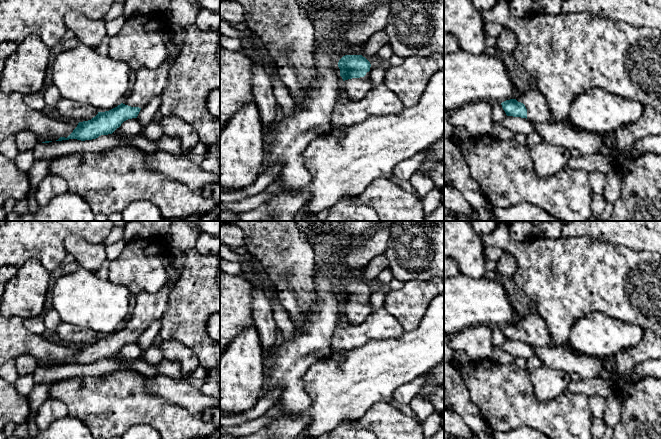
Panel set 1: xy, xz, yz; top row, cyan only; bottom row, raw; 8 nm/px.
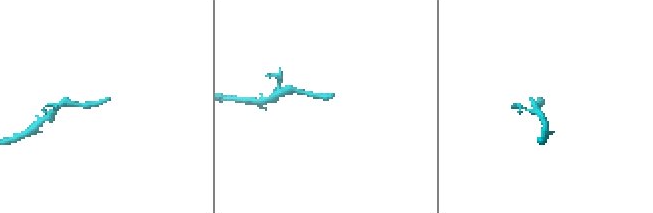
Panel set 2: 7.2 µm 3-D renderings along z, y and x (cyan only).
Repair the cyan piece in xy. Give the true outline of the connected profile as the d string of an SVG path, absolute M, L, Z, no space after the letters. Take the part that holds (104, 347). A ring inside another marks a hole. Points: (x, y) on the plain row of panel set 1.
M170 246L168 254L164 257L164 267L169 275L169 282L157 292L139 292L135 296L136 303L132 313L120 329L109 335L98 336L91 344L79 346L67 362L60 361L56 365L96 363L101 359L112 358L124 345L137 342L140 334L152 322L160 320L168 309L169 296L182 273L184 257L185 252Z

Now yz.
M533 305L515 323L501 329L507 340L526 342L533 347L553 346L545 320Z

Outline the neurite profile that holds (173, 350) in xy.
M159 339L157 342L161 348L163 359L179 363L184 379L190 377L193 371L200 366L198 357L179 341Z

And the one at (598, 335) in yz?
M594 312L572 325L567 345L574 353L604 359L636 346L642 337L639 326Z

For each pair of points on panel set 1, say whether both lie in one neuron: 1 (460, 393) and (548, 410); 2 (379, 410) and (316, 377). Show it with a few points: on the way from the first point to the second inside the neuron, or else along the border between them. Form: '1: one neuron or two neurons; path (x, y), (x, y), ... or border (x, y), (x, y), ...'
1: two neurons; border (460, 373), (469, 397), (482, 415)
2: two neurons; border (387, 402), (374, 403), (357, 420)

